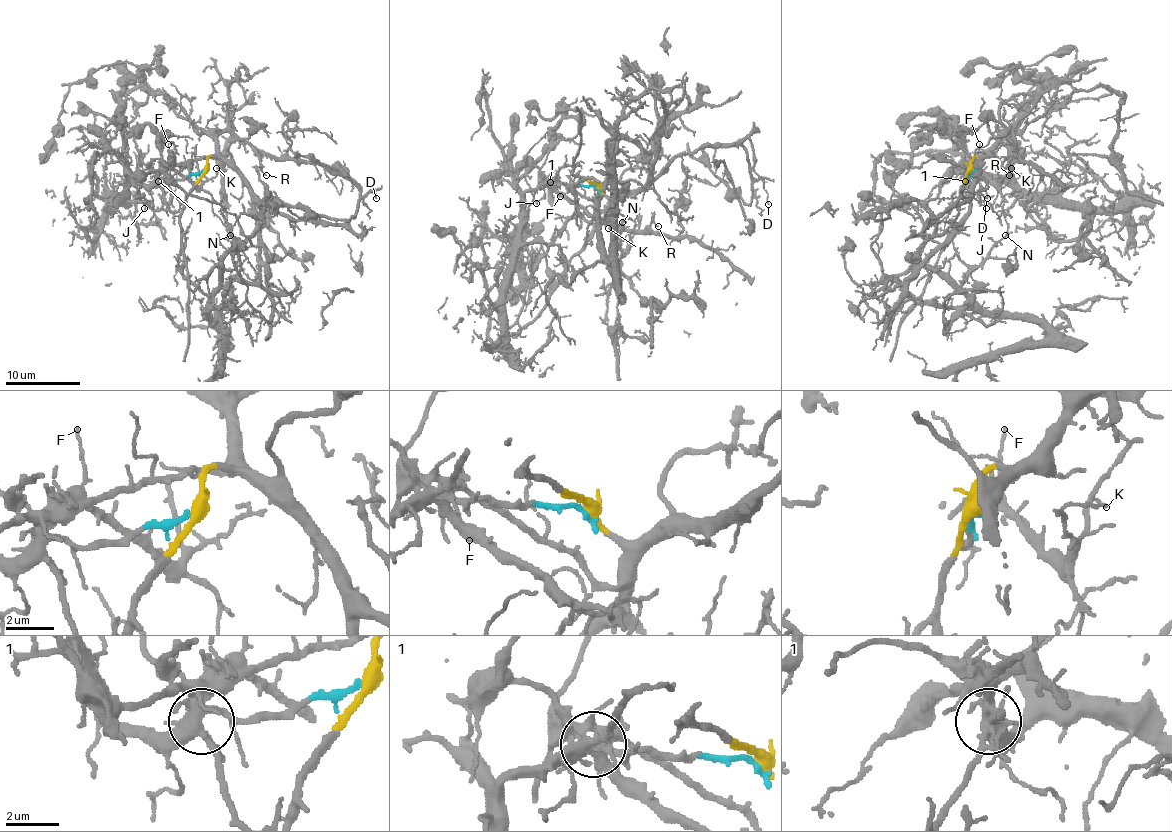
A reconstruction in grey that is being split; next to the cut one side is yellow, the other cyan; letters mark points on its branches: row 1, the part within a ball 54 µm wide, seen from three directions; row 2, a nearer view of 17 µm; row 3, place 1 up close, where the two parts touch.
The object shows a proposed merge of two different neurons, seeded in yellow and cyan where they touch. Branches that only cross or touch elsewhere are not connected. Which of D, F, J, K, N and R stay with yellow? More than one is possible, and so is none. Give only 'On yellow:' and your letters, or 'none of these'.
On yellow: D, R

